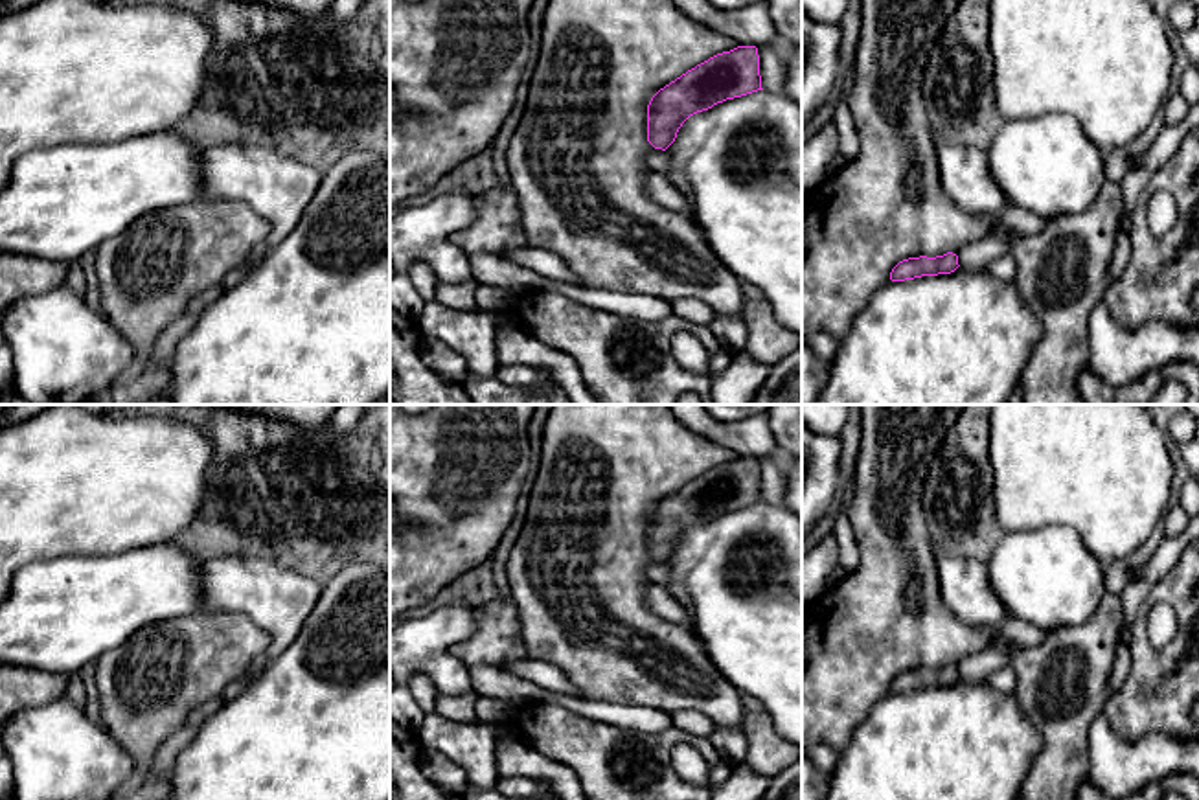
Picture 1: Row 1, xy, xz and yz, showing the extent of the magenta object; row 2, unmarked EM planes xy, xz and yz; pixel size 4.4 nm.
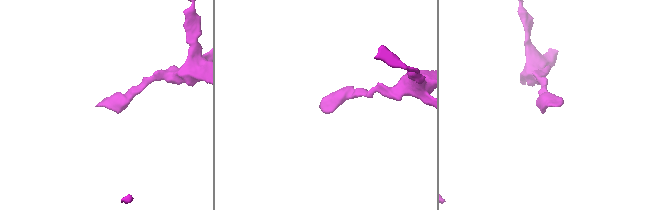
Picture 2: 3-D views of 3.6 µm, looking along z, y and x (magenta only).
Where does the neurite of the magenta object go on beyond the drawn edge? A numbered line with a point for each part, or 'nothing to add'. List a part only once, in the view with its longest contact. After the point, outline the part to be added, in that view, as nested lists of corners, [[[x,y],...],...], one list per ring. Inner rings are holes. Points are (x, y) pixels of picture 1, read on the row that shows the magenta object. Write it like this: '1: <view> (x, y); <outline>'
nothing to add

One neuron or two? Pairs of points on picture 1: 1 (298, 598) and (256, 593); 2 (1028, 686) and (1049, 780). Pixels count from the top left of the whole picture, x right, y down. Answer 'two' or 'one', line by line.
1: one
2: one

